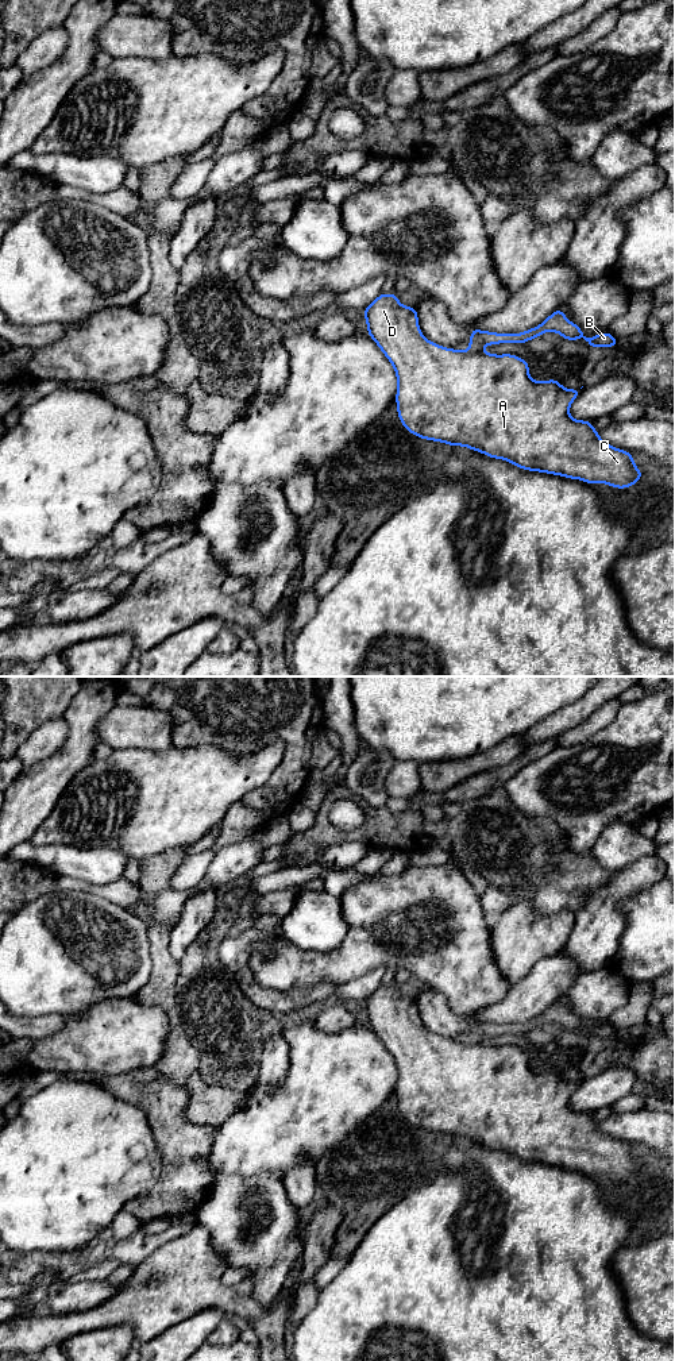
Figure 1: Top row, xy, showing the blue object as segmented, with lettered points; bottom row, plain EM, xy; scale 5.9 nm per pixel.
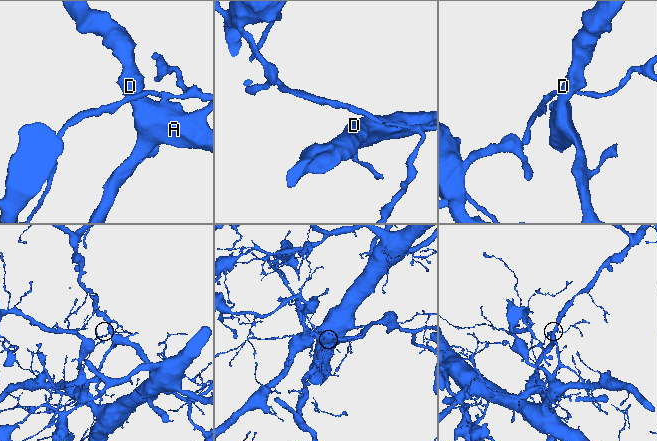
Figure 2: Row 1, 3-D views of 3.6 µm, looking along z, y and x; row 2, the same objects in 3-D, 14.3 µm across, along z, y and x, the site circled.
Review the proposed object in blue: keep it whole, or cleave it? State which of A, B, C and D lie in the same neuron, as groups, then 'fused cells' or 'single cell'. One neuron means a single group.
groups A C D / B; fused cells

